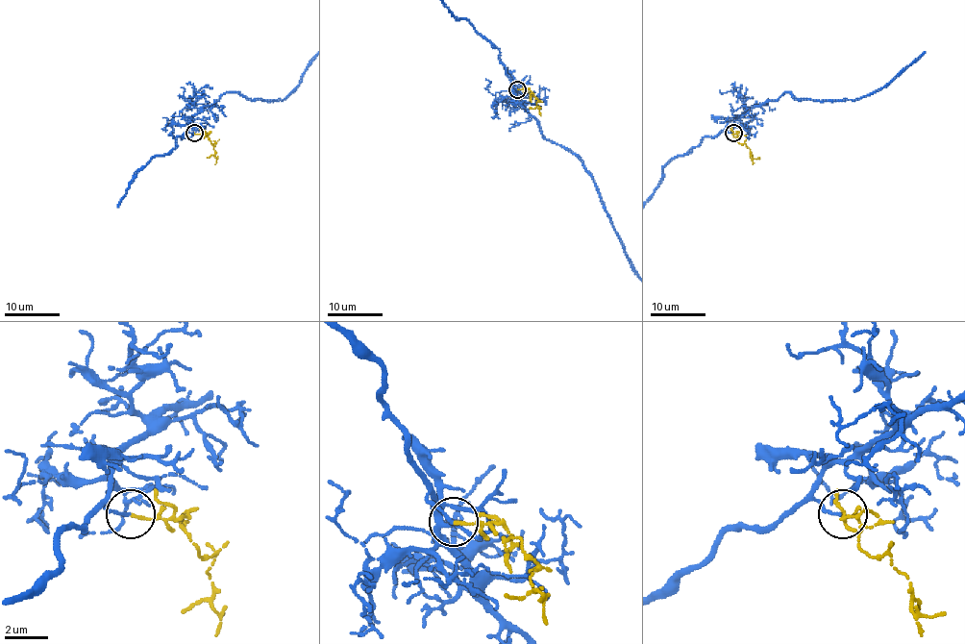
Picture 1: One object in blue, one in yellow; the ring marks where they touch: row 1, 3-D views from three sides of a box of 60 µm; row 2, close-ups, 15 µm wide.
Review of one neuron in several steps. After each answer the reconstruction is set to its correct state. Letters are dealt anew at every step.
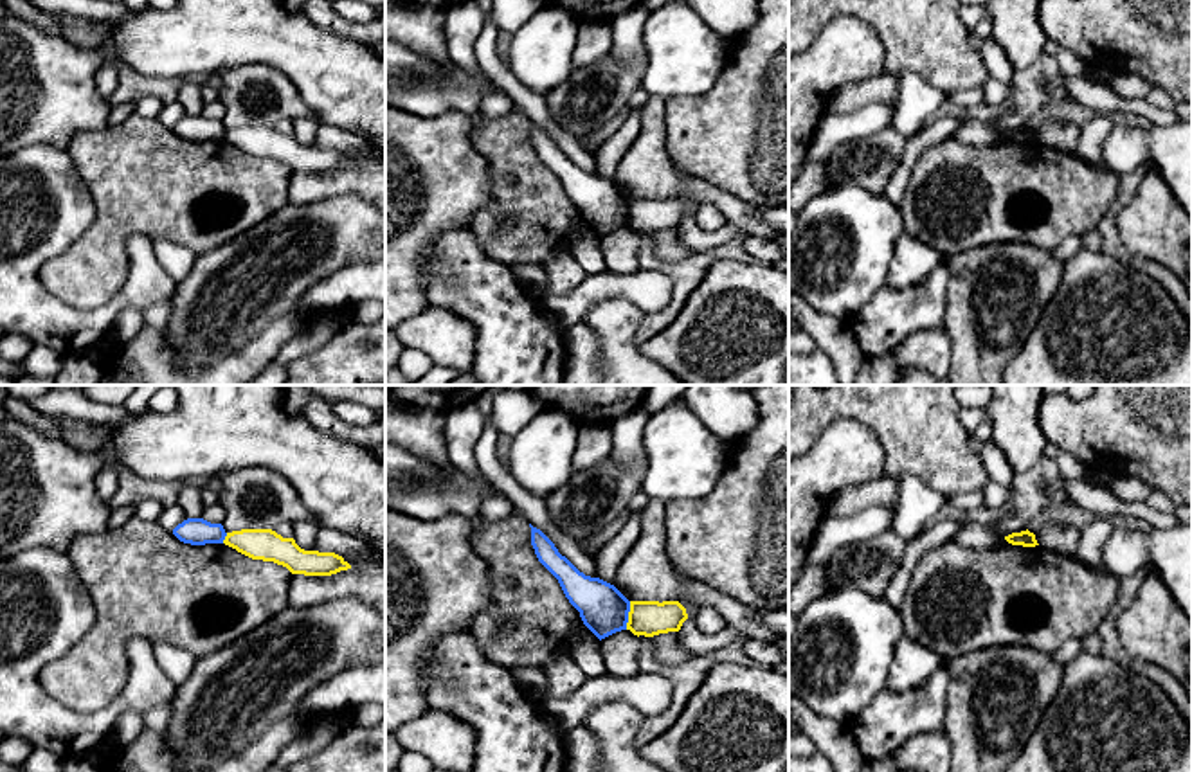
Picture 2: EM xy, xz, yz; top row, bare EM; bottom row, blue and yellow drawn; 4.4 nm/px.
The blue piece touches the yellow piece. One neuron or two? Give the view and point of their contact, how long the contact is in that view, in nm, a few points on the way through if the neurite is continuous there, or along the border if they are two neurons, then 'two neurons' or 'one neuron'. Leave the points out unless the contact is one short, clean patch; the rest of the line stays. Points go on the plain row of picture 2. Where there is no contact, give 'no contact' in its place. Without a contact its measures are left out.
meets blue in xz at (627, 213); contact 130 nm long; border along xz (631, 198), (625, 225); two neurons

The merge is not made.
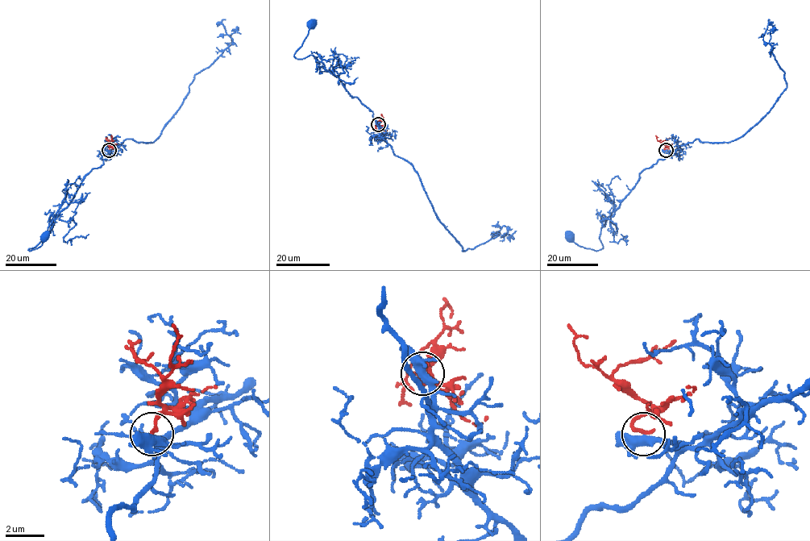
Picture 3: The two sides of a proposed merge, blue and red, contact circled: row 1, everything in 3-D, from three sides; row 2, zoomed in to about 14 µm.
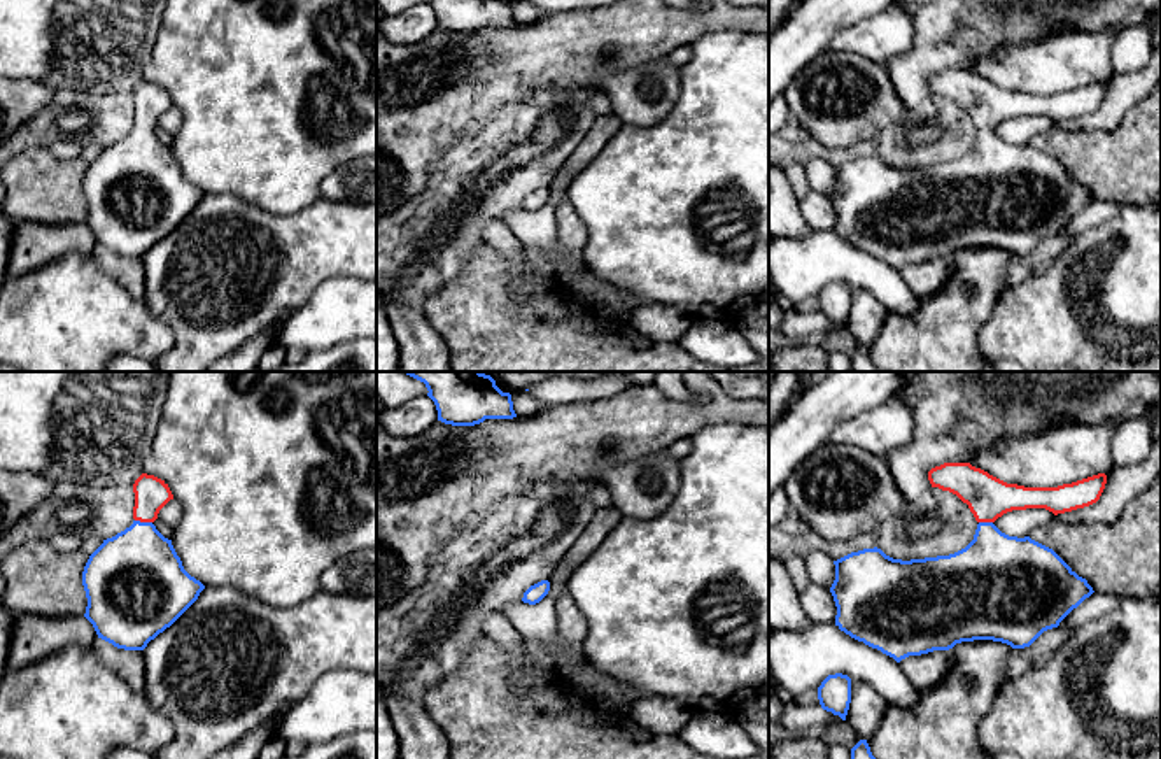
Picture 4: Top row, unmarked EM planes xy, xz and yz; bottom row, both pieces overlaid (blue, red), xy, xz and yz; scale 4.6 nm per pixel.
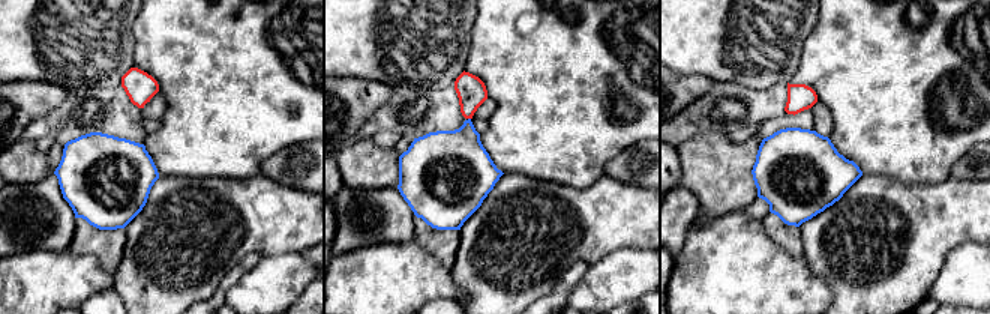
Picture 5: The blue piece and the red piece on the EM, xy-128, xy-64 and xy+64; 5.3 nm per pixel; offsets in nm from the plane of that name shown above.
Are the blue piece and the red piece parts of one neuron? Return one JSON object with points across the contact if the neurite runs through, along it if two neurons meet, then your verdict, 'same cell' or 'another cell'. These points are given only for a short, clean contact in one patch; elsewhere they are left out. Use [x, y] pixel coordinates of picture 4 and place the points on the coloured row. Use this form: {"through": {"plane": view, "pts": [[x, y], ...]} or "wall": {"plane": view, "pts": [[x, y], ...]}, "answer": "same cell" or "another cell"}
{"answer": "same cell"}

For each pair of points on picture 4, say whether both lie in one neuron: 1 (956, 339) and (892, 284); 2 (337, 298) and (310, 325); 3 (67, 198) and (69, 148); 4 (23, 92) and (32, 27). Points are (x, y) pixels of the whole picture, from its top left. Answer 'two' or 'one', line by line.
1: two
2: one
3: two
4: two

